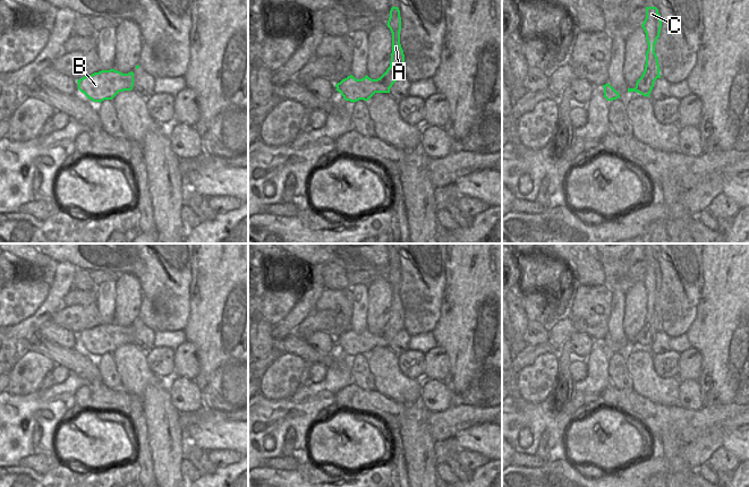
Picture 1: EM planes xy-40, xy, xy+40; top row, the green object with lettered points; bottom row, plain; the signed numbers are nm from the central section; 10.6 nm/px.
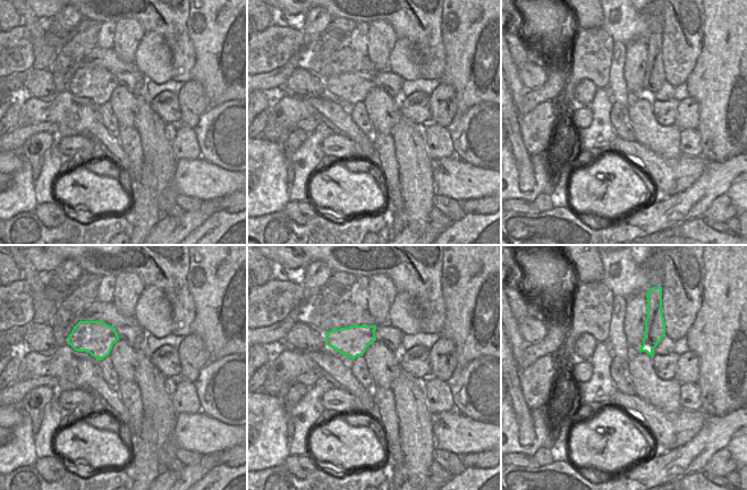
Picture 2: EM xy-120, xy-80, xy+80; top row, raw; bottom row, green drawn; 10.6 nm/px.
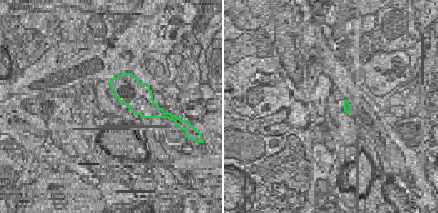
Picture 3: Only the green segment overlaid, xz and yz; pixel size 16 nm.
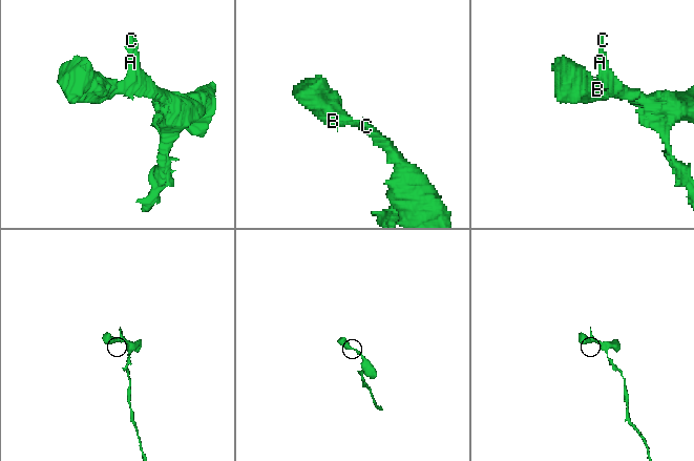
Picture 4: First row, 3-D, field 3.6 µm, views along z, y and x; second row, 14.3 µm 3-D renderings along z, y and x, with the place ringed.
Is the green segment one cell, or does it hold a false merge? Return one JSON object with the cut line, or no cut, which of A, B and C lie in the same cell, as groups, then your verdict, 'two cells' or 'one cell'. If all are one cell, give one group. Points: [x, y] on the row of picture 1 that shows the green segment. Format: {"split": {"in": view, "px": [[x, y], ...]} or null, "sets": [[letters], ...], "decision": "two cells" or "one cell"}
{"split": null, "sets": [["A", "B", "C"]], "decision": "one cell"}

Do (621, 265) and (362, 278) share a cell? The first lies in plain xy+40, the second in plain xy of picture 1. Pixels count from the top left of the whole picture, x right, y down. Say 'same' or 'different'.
different

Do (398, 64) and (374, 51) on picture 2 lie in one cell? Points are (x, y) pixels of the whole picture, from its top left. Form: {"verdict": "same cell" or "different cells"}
{"verdict": "different cells"}

